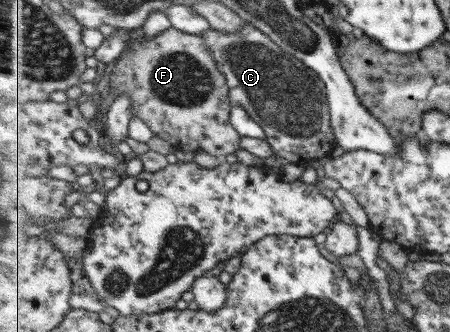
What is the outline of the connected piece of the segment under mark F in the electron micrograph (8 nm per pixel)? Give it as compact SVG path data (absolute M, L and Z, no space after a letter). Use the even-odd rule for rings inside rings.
M173 26L154 37L145 37L140 32L131 31L127 46L110 74L108 86L112 88L115 98L129 95L133 100L133 115L141 119L154 135L168 141L176 150L203 151L223 157L243 148L242 136L230 122L230 85L201 35L187 34Z

